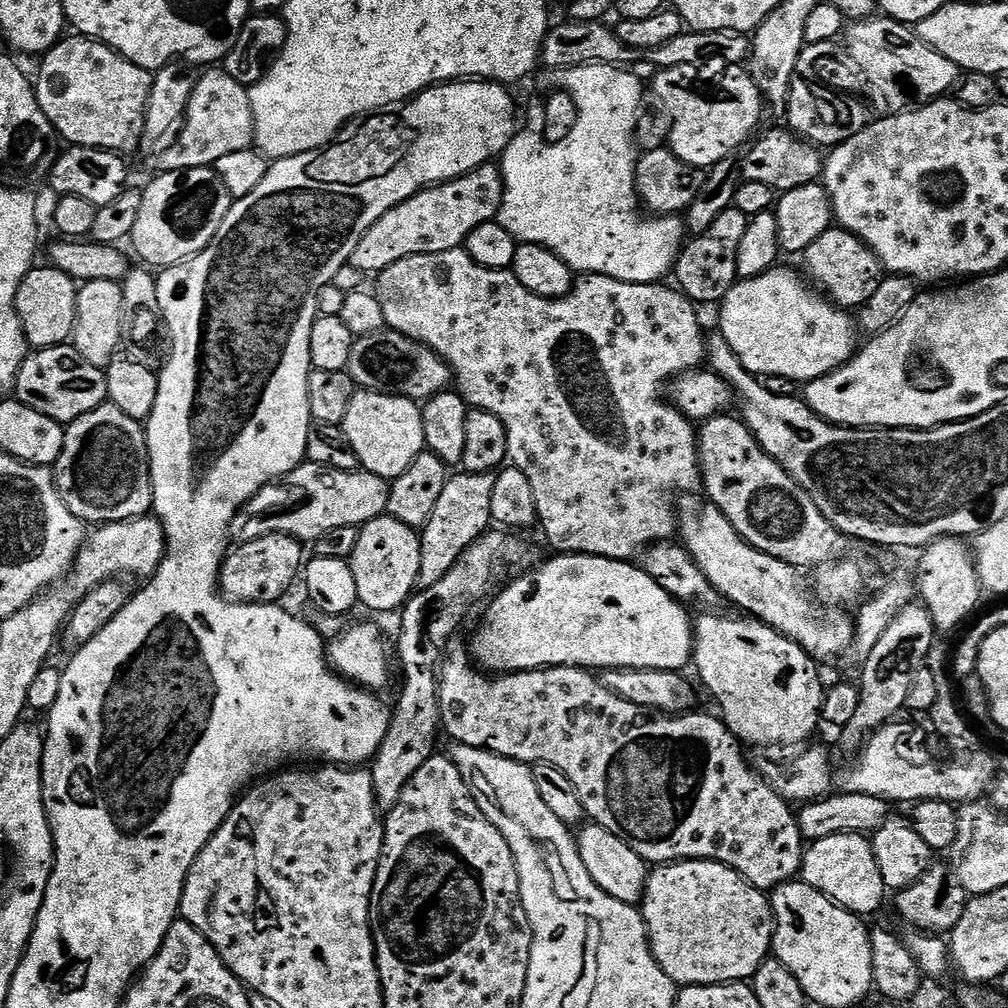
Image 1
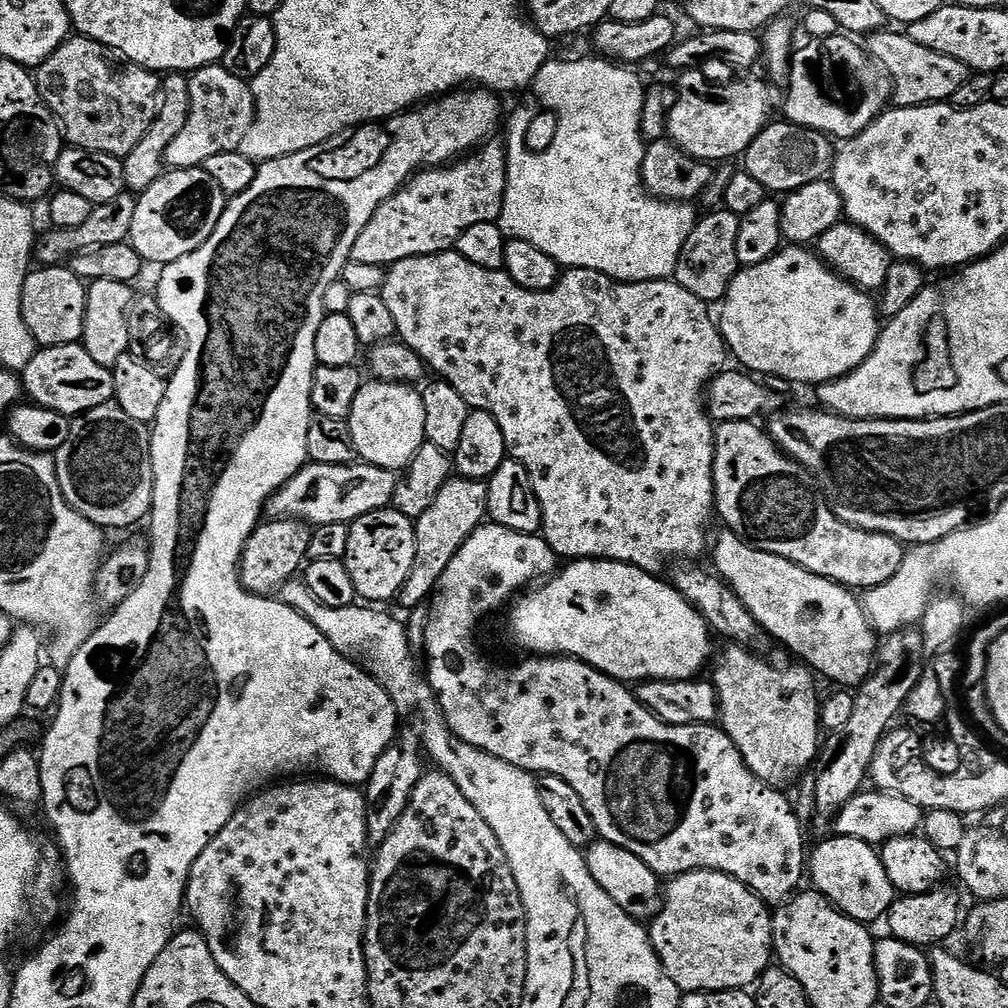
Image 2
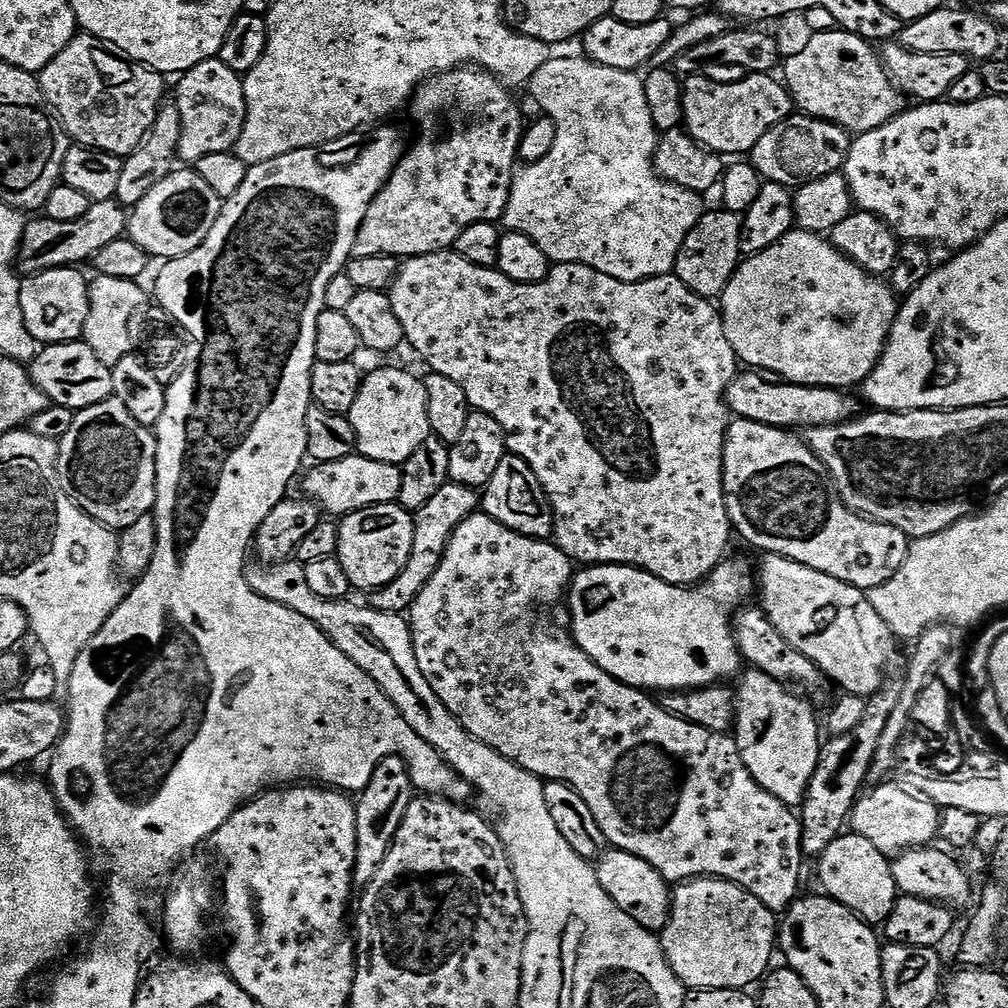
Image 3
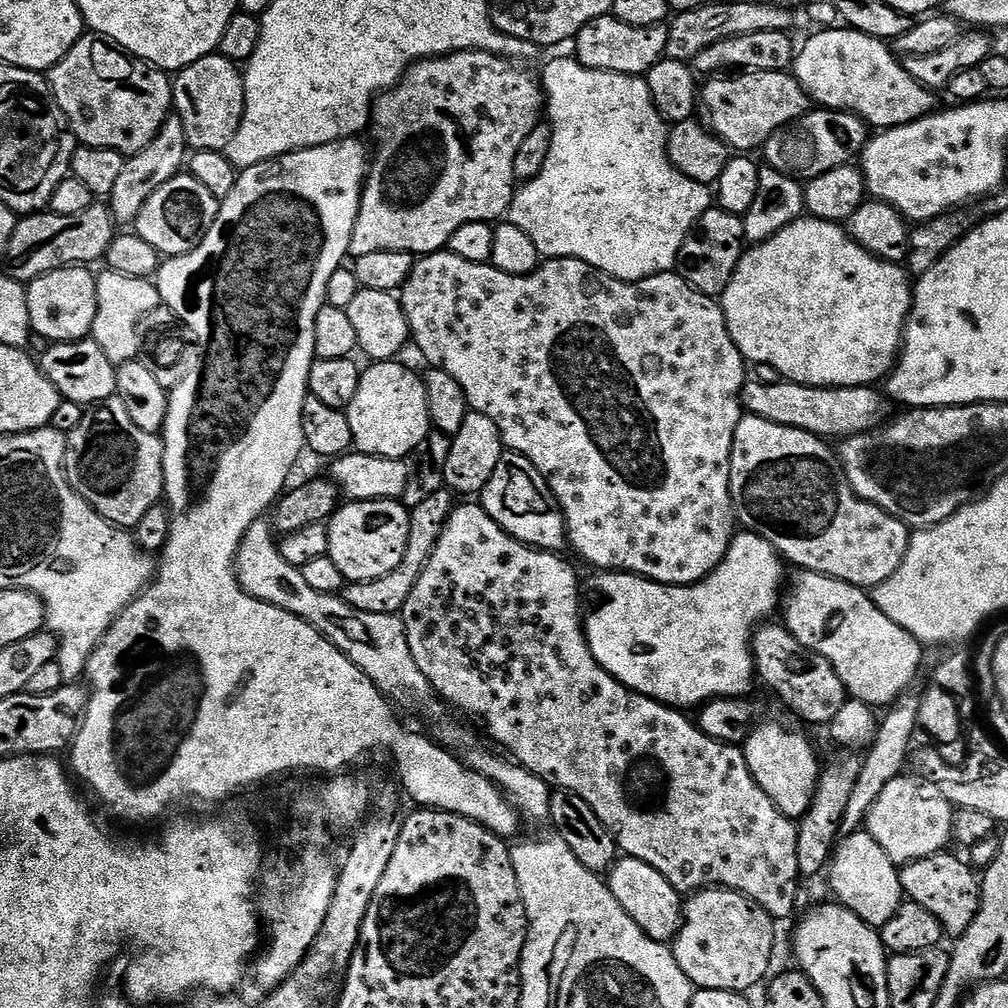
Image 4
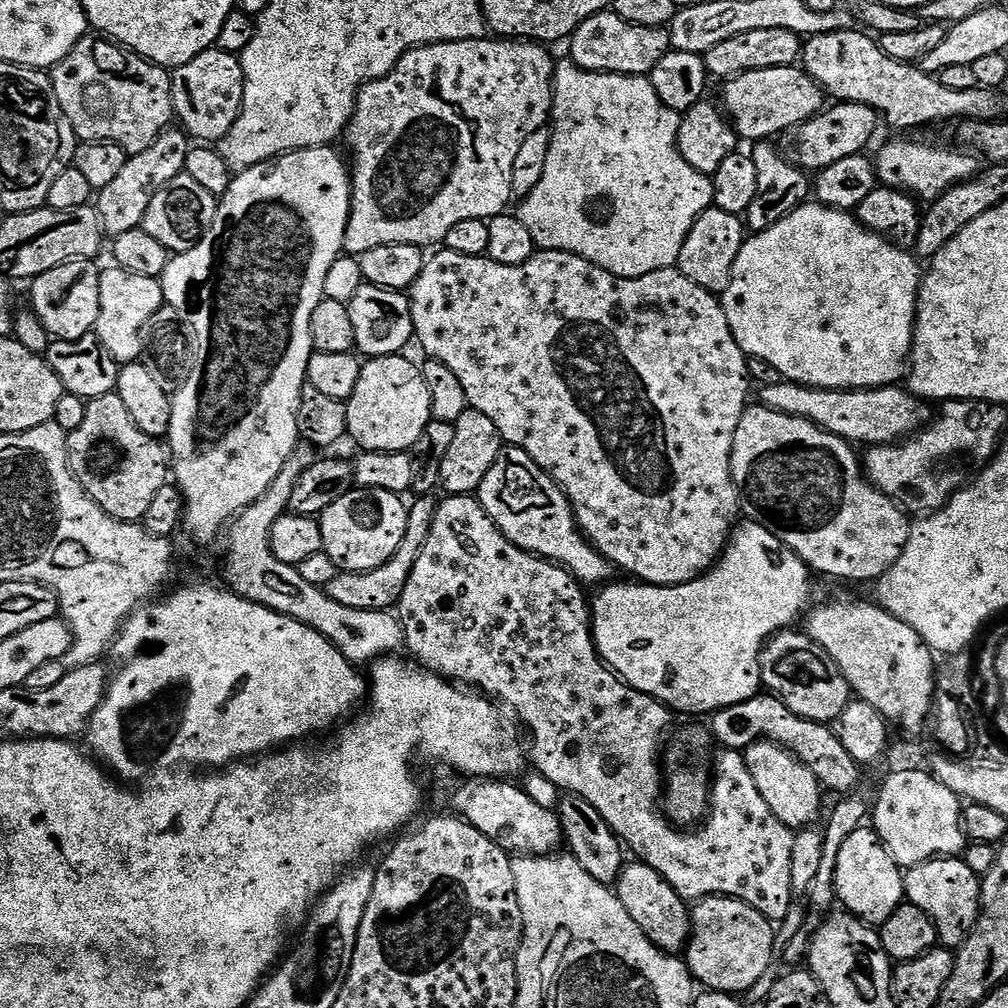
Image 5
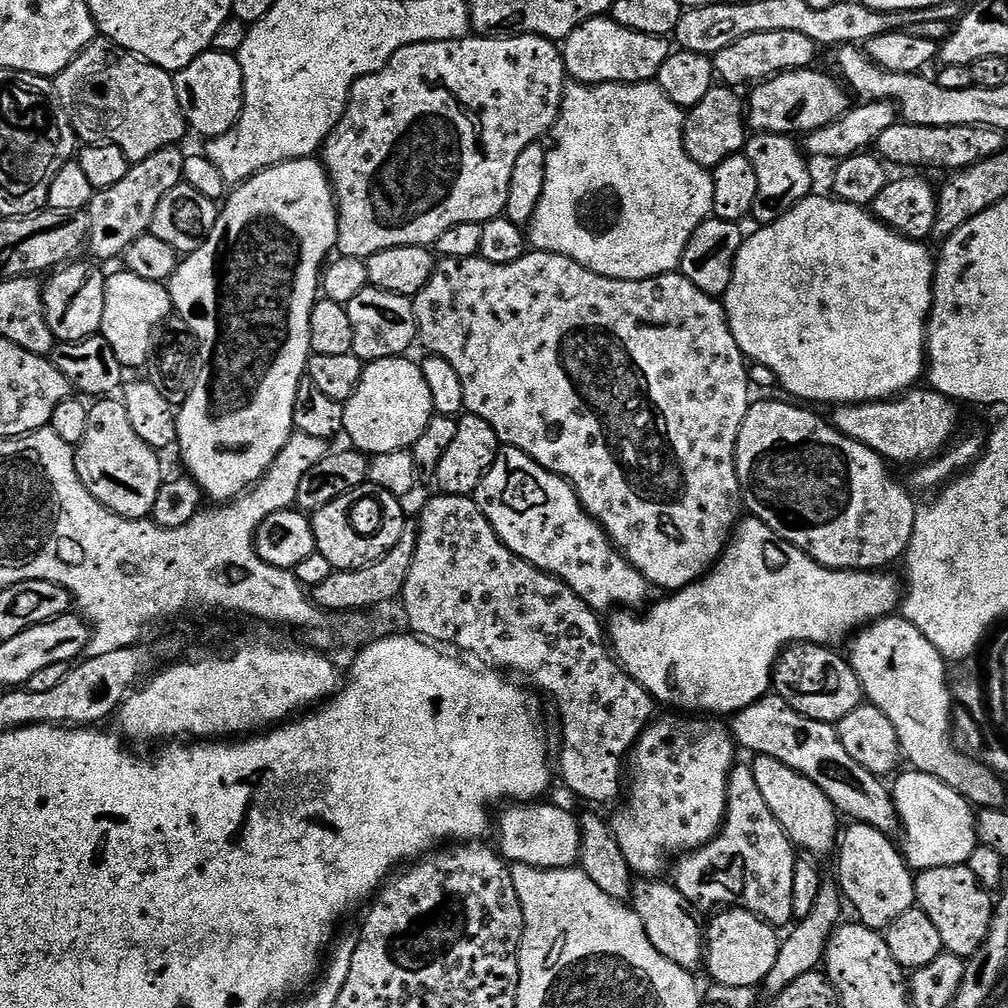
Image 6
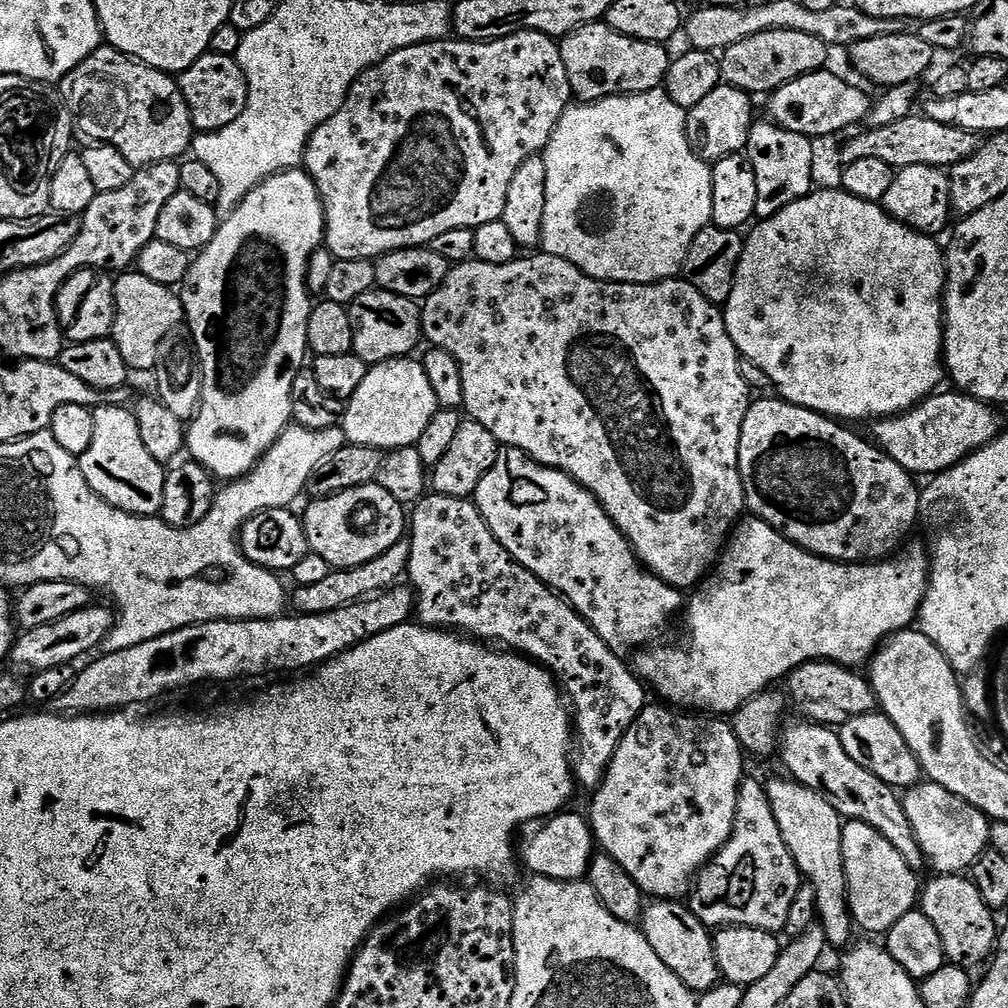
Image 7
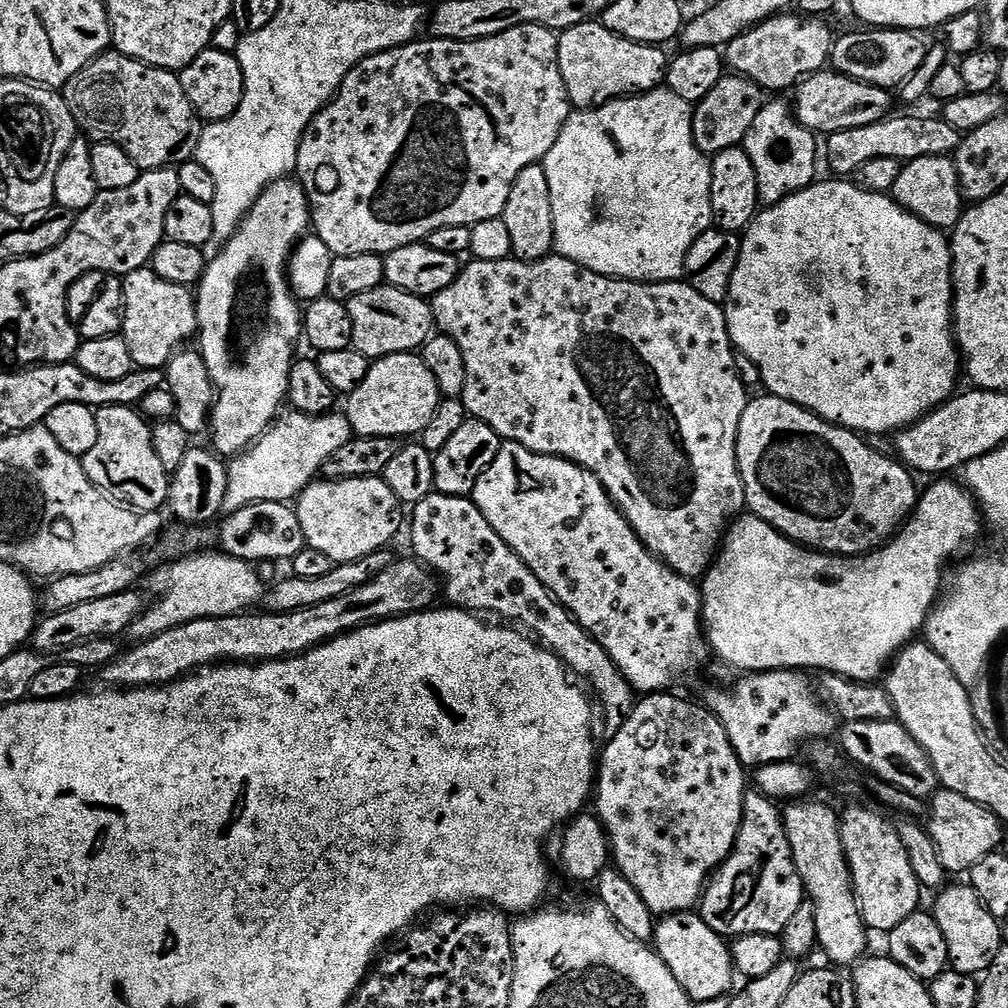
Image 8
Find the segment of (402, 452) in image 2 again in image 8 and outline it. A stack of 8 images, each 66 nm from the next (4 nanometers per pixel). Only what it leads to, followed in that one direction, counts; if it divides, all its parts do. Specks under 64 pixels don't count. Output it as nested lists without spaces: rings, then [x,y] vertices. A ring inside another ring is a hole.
[[[416,352],[390,354],[375,361],[366,378],[362,378],[362,386],[347,397],[346,415],[357,436],[416,438],[424,431],[430,418],[434,418],[434,410],[438,410],[441,399],[438,382],[434,382],[434,374],[426,370],[423,355]]]

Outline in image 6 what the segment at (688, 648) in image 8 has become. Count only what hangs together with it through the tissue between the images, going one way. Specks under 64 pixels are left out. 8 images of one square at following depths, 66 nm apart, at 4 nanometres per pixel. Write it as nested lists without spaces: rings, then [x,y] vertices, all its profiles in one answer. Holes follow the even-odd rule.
[[[507,446],[501,447],[500,452],[496,455],[496,461],[490,466],[490,470],[484,475],[480,485],[477,486],[474,499],[482,510],[482,514],[490,522],[492,529],[498,534],[498,538],[515,556],[522,558],[527,564],[534,565],[538,570],[548,572],[550,575],[559,578],[563,584],[570,586],[570,590],[574,590],[574,594],[578,598],[582,598],[582,602],[586,602],[586,606],[590,606],[593,612],[605,614],[604,612],[609,611],[608,613],[611,613],[613,610],[640,610],[649,603],[648,595],[654,592],[654,586],[633,566],[633,564],[629,564],[628,559],[614,547],[612,540],[605,534],[604,527],[584,509],[582,502],[576,497],[576,491],[574,491],[572,485],[569,484],[567,480],[563,480],[561,476],[556,476],[550,470],[543,468],[538,461],[529,458],[522,450],[509,448]]]

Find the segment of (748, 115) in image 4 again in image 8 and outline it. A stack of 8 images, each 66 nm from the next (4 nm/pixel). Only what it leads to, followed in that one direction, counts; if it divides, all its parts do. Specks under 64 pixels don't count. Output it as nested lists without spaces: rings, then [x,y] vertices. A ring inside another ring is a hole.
[[[825,70],[815,72],[812,76],[805,76],[795,89],[794,95],[796,95],[794,111],[797,122],[802,126],[806,126],[814,134],[821,134],[820,132],[831,134],[842,130],[854,130],[858,126],[874,126],[874,122],[887,120],[894,112],[894,108],[892,108],[892,98],[894,102],[894,96],[889,89],[879,88],[873,84],[843,76],[843,74],[835,70]]]

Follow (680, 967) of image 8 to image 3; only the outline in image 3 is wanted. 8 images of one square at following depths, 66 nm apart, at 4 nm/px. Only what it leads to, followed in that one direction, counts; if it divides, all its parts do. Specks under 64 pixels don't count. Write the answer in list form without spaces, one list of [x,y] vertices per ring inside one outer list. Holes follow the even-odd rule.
[[[608,850],[599,857],[595,869],[602,890],[606,890],[606,894],[610,894],[615,904],[626,910],[626,914],[630,914],[638,926],[653,934],[663,932],[672,907],[670,884],[658,874],[658,870],[654,870],[654,866],[650,866],[650,862],[629,852]]]

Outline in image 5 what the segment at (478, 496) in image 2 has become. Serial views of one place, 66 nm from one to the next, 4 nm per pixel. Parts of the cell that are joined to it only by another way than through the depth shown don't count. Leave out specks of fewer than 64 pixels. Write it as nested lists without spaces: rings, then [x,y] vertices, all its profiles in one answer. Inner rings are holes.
[[[420,498],[416,505],[413,503],[409,507],[406,538],[399,550],[392,555],[390,562],[373,572],[340,572],[326,589],[331,600],[338,606],[348,606],[350,610],[371,612],[387,612],[399,605],[402,590],[406,590],[406,582],[410,578],[410,570],[414,570],[414,562],[418,562],[418,554],[422,554],[422,546],[426,546],[426,538],[434,522],[437,501],[428,499],[432,498]]]

